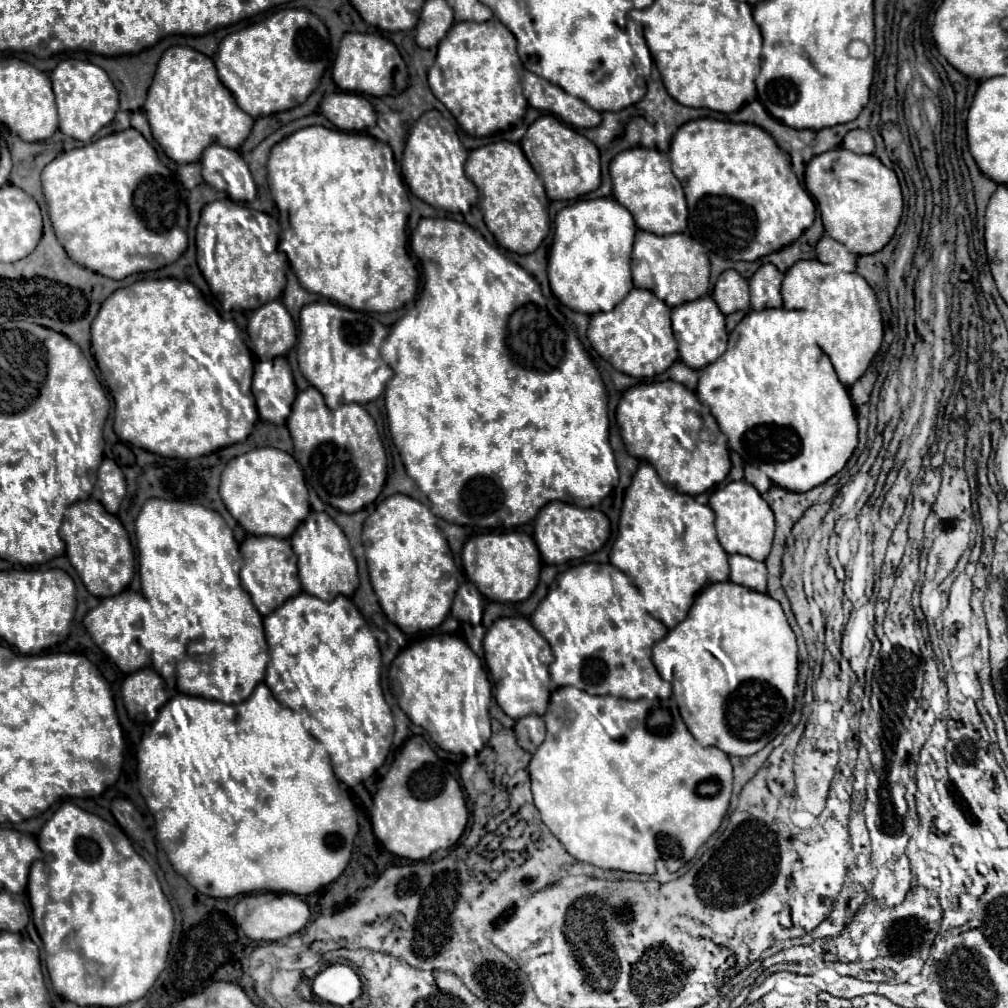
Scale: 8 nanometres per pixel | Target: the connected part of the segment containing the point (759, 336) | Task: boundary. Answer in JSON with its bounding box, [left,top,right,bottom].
[698,305,858,491]

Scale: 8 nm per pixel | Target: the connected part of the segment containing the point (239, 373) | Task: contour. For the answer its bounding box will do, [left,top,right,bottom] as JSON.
[91,278,258,459]

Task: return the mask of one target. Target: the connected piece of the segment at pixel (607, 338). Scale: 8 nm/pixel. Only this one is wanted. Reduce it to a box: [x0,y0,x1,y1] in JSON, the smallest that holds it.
[588,289,678,377]

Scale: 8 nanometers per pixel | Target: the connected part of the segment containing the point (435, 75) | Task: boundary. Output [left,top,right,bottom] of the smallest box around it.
[428,60,446,102]

